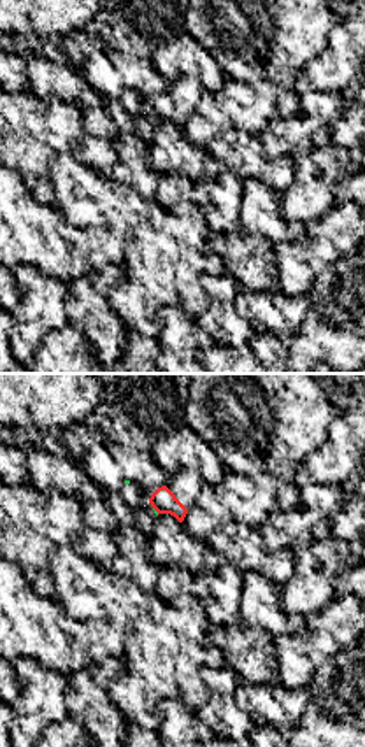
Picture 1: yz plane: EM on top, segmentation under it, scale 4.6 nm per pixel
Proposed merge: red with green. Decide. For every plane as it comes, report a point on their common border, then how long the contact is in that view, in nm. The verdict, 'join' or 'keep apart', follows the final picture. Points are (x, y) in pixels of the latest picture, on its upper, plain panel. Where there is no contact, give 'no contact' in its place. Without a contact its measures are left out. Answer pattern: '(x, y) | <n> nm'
(157, 118) | 40 nm

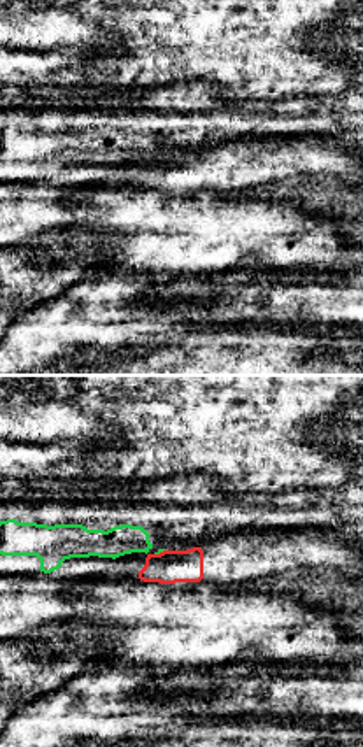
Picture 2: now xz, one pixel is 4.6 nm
(160, 160) | 50 nm

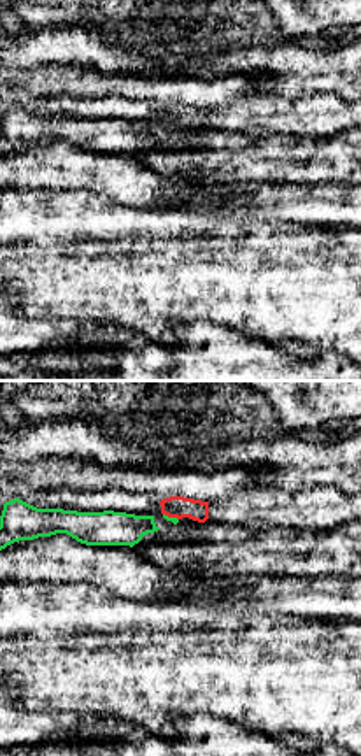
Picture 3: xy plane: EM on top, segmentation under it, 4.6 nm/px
(170, 123) | 80 nm

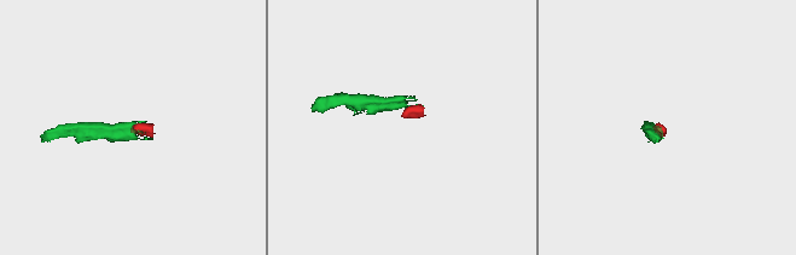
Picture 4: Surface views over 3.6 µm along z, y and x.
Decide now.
keep apart

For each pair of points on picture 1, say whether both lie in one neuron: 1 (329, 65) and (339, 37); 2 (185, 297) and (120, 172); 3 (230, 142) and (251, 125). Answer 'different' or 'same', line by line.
1: same
2: different
3: different

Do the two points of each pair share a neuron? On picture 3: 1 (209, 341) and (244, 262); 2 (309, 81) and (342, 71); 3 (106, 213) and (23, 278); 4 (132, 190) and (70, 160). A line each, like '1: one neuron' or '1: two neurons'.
1: two neurons
2: one neuron
3: one neuron
4: one neuron

